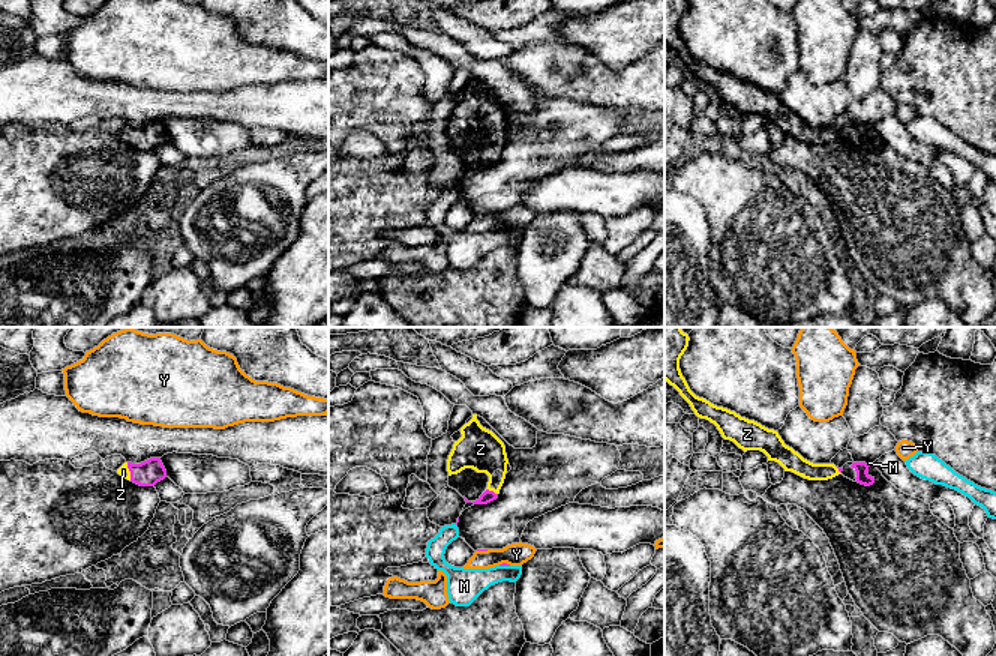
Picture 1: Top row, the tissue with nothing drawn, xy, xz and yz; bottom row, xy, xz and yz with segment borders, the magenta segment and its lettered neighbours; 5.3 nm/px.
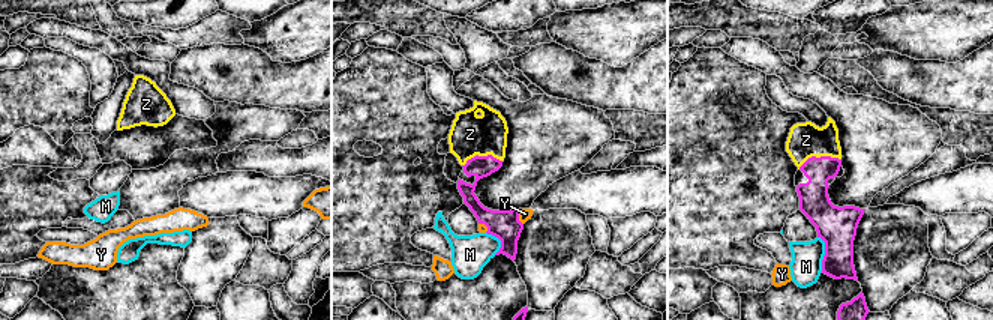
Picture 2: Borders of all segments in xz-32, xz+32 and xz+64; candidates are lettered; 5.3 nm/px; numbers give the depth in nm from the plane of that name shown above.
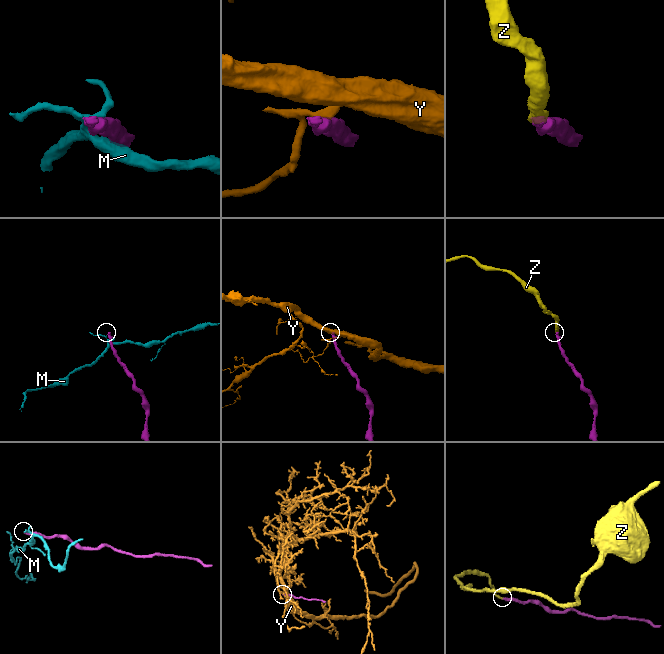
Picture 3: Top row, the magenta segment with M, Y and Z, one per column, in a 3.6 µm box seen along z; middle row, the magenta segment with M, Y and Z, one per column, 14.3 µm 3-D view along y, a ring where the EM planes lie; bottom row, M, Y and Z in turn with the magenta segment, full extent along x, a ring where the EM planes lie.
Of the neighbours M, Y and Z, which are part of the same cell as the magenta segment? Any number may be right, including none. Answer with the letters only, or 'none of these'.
Z

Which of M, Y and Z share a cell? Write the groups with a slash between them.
M / Y / Z

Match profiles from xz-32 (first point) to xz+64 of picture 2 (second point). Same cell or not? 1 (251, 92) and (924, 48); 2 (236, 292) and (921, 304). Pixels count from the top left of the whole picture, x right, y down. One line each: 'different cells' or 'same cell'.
1: different cells
2: same cell

